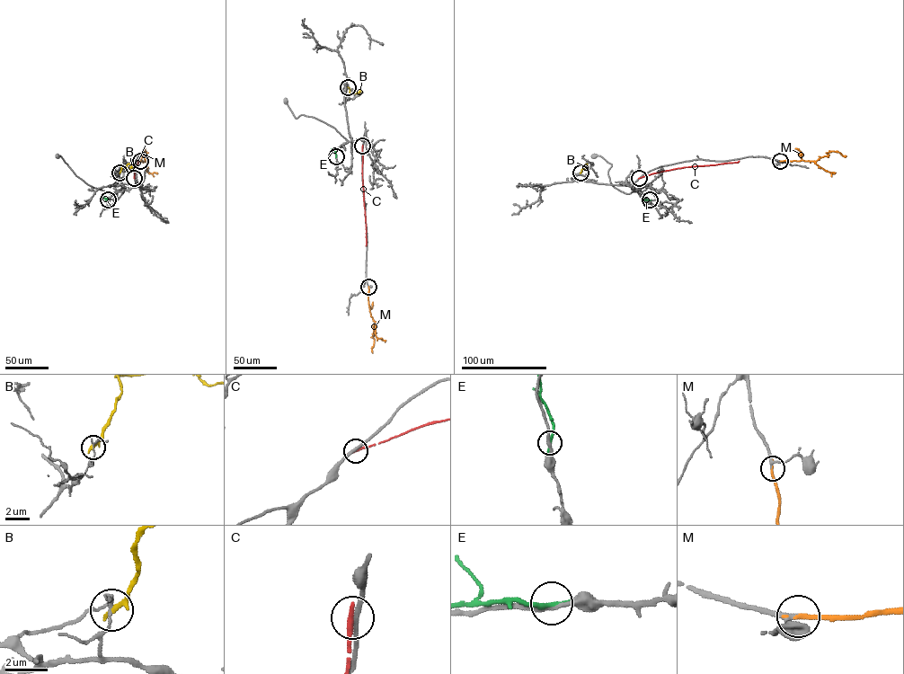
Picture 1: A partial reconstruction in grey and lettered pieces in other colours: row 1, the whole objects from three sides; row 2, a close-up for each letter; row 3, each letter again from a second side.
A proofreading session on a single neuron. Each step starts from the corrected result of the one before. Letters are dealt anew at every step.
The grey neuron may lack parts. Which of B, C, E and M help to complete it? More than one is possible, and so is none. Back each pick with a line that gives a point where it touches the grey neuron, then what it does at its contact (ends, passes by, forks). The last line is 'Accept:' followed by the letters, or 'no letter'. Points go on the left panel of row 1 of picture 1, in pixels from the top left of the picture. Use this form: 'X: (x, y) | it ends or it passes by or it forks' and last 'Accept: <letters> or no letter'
M: (140, 161) | it ends
Accept: M

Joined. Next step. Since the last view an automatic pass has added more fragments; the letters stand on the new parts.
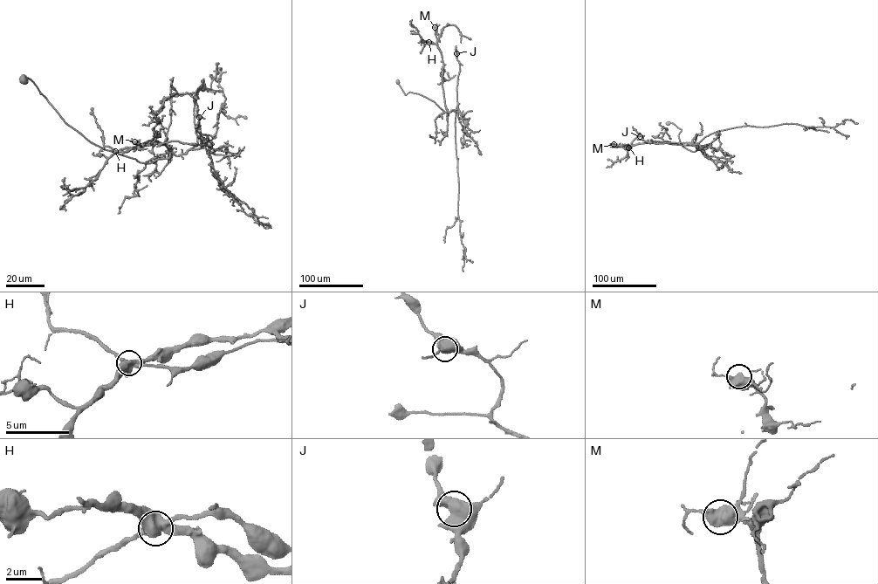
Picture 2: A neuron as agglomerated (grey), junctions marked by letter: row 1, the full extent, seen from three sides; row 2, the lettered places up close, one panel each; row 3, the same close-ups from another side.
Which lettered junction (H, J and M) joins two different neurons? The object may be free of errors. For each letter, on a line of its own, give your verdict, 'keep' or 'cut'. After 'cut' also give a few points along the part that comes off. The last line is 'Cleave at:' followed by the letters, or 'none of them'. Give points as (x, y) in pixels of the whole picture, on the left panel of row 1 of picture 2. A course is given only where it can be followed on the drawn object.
H: cut; course (115, 151), (140, 147), (159, 135)
J: keep
M: keep
Cleave at: H

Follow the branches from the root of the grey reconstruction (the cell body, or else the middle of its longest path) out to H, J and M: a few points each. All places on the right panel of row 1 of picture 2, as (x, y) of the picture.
H: (668, 123), (682, 130), (678, 137), (683, 147), (698, 150), (691, 145), (658, 141), (628, 147)
J: (668, 123), (682, 130), (678, 137), (683, 147), (698, 150), (689, 142), (655, 143), (640, 136)
M: (668, 123), (682, 130), (678, 137), (683, 147), (698, 150), (691, 145), (658, 141), (631, 146), (613, 144)

